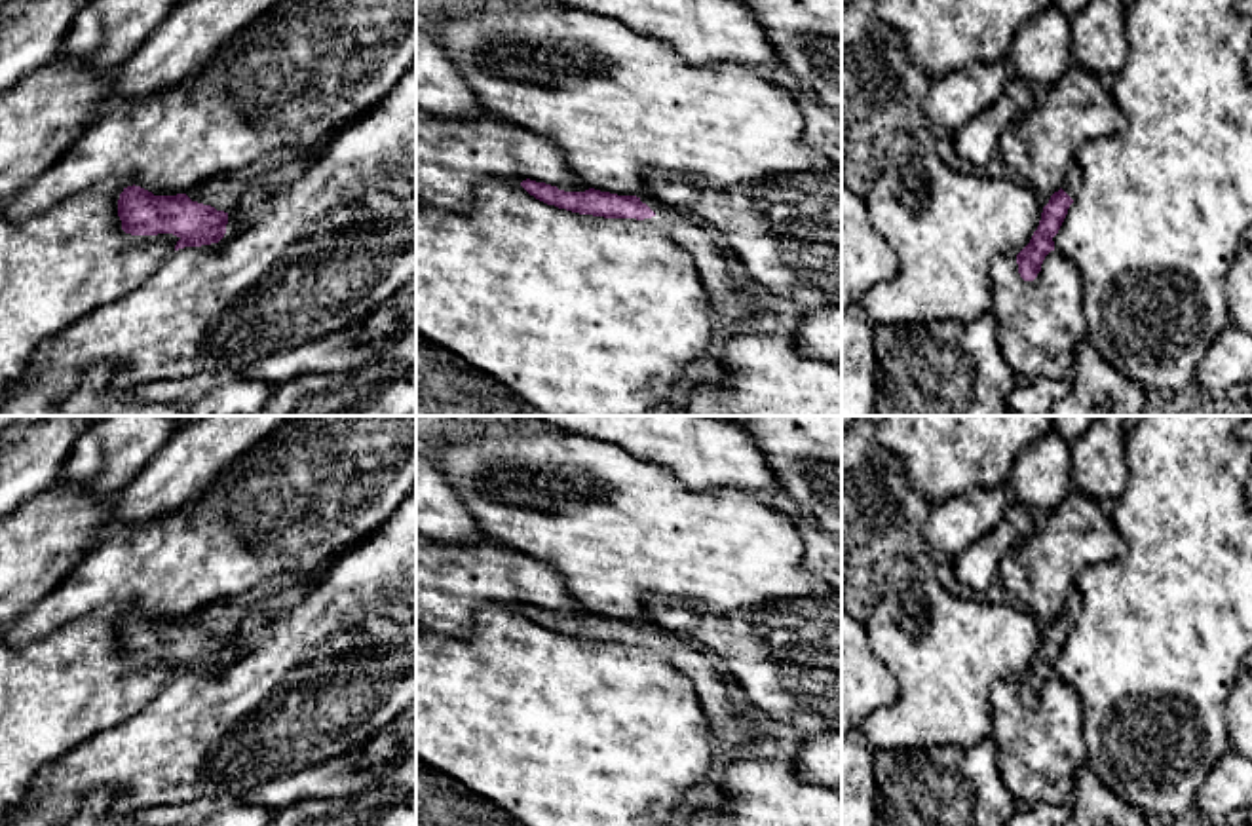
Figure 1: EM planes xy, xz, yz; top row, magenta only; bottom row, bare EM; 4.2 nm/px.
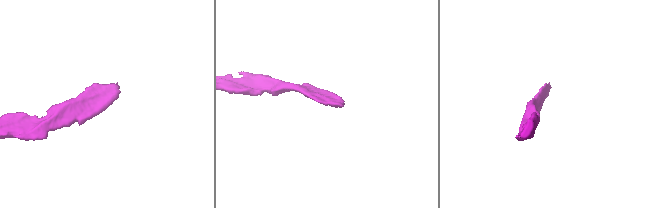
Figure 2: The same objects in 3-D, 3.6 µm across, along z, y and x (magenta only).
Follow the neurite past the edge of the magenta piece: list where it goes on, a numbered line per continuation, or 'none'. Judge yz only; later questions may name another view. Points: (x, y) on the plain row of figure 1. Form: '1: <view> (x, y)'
1: yz (1072, 610)

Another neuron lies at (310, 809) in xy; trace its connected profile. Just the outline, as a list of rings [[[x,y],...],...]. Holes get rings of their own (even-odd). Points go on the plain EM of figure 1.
[[[355,796],[348,799],[304,799],[293,807],[275,813],[270,826],[300,826],[317,820],[319,817],[338,815],[353,803]]]

